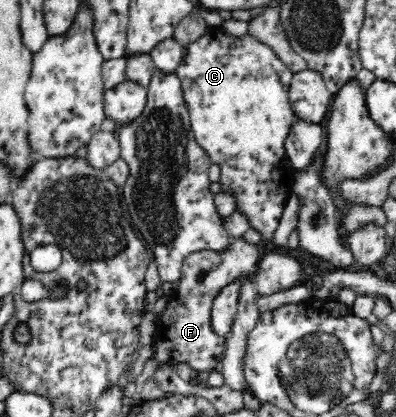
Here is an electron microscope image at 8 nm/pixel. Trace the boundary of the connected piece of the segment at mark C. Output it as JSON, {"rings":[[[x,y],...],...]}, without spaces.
{"rings":[[[208,27],[206,33],[204,33],[200,39],[187,45],[187,49],[188,51],[186,51],[183,62],[178,69],[175,69],[175,71],[180,78],[184,98],[186,104],[189,106],[190,122],[192,122],[192,130],[194,130],[196,141],[204,148],[204,150],[206,150],[212,163],[216,163],[220,167],[221,177],[219,182],[221,183],[221,191],[224,193],[232,193],[236,199],[236,209],[242,210],[244,214],[250,216],[252,228],[256,229],[261,235],[260,242],[270,242],[270,244],[273,244],[273,238],[275,237],[275,232],[279,226],[279,219],[282,215],[285,199],[289,196],[289,193],[293,191],[295,174],[293,167],[287,160],[284,147],[284,142],[292,122],[298,120],[297,115],[292,110],[289,99],[289,85],[293,76],[293,71],[276,55],[273,48],[267,46],[265,43],[260,42],[258,39],[248,34],[244,37],[233,37],[229,32],[225,32],[219,27]]]}

